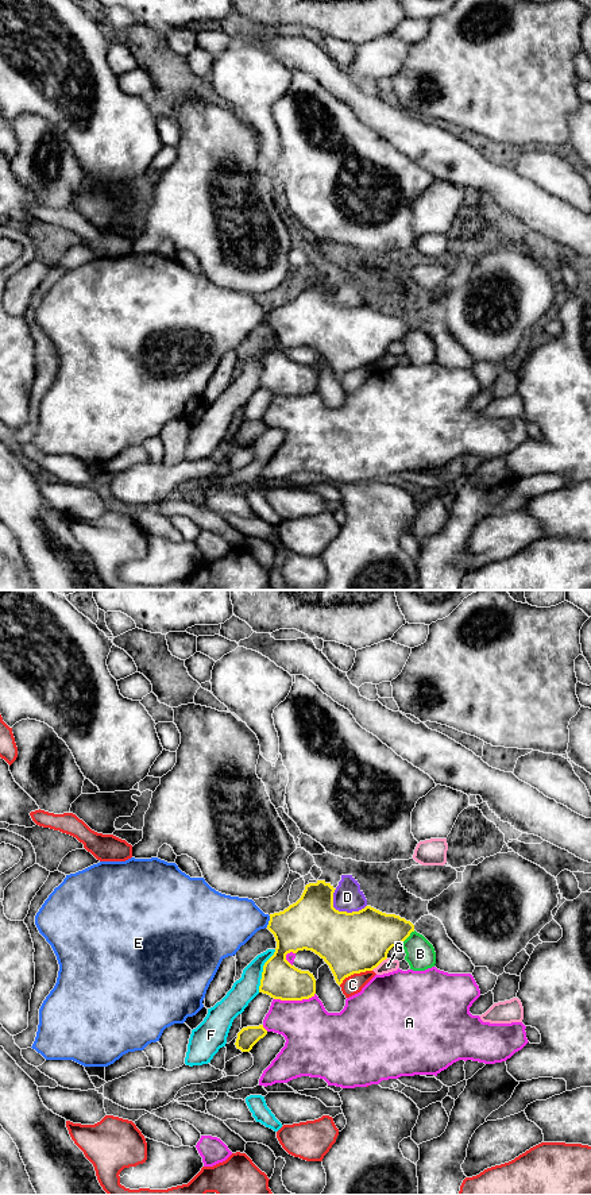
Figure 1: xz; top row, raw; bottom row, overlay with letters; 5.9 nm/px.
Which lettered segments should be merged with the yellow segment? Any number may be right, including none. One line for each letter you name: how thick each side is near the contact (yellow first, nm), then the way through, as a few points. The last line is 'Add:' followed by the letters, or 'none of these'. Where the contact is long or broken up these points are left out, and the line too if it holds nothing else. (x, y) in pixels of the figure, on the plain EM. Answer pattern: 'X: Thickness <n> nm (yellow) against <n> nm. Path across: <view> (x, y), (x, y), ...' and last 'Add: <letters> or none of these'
E: Thickness 320 nm (yellow) against 320 nm
Add: E

